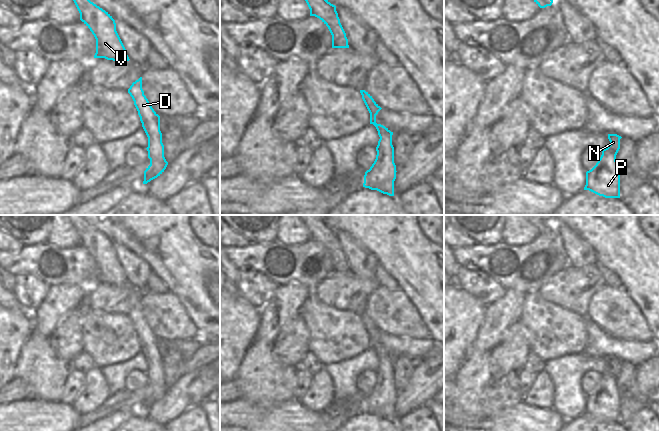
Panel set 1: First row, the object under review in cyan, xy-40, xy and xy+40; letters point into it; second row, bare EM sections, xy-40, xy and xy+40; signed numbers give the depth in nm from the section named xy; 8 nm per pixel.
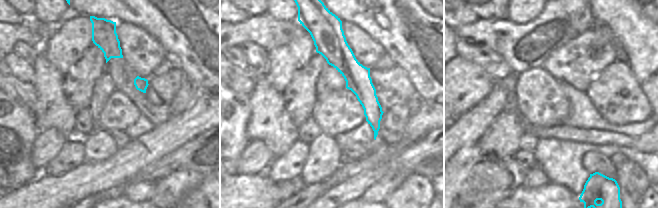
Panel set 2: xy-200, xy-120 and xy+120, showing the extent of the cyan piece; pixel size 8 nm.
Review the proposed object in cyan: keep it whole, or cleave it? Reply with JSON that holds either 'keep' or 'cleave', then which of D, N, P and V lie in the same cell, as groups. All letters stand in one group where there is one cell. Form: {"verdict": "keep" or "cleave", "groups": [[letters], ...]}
{"verdict": "keep", "groups": [["D", "N", "P", "V"]]}

